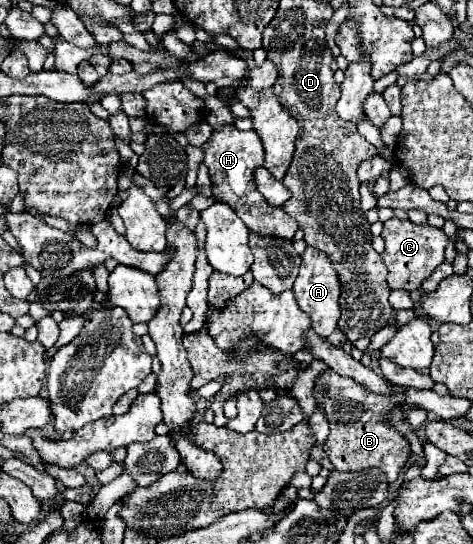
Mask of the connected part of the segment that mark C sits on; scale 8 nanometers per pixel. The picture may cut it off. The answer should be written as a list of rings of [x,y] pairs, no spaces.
[[[392,218],[384,222],[381,233],[386,250],[384,250],[384,264],[388,268],[388,286],[392,290],[404,288],[404,290],[416,290],[424,278],[428,278],[434,268],[444,260],[444,248],[448,244],[448,236],[442,232],[442,228],[432,228],[432,226],[416,226],[410,220],[398,220]]]

